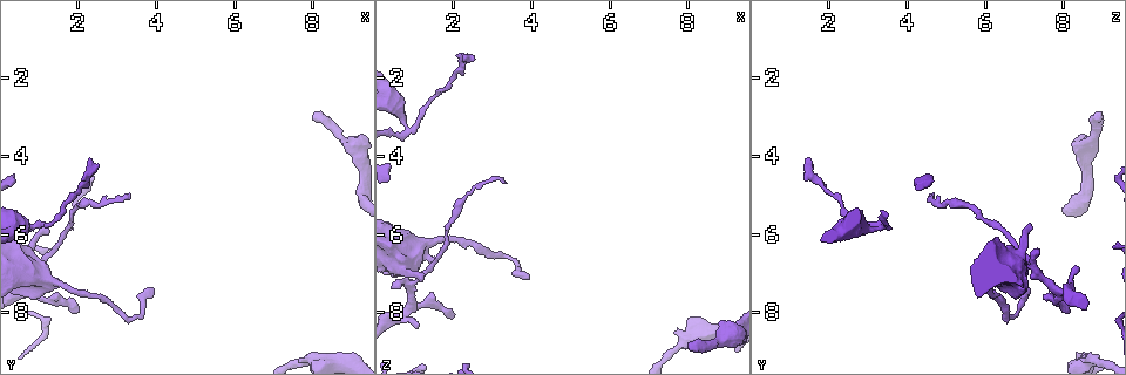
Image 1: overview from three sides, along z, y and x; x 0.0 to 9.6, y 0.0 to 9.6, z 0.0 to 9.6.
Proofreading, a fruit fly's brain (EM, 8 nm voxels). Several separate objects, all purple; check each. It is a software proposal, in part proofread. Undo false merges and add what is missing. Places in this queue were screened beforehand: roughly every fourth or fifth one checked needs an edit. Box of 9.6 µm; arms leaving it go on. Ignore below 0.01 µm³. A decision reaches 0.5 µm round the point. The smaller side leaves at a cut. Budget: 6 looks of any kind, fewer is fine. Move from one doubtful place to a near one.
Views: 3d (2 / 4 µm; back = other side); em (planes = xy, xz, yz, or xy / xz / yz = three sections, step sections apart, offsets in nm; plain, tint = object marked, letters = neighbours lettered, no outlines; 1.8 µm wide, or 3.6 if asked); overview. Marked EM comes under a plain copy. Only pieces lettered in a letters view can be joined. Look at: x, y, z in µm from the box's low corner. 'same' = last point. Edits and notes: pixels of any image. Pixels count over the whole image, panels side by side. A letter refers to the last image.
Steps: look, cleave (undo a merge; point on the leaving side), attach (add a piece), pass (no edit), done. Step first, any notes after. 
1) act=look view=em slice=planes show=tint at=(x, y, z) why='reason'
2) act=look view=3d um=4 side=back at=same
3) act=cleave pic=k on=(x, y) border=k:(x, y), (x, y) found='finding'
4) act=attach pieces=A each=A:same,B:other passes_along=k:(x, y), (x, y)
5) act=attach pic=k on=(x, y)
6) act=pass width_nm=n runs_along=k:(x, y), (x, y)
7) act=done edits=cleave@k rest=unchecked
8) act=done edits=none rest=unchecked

act=look view=em slice=xz step=16 show=tint at=(1.20, 5.75, 7.20) why='branch stops here'

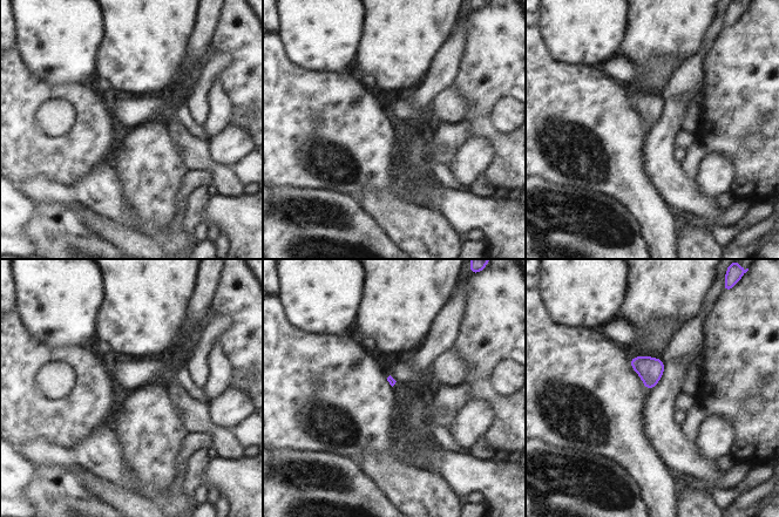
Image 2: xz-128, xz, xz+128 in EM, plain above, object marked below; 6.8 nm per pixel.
act=look view=em slice=planes show=letters at=same why='another direction'

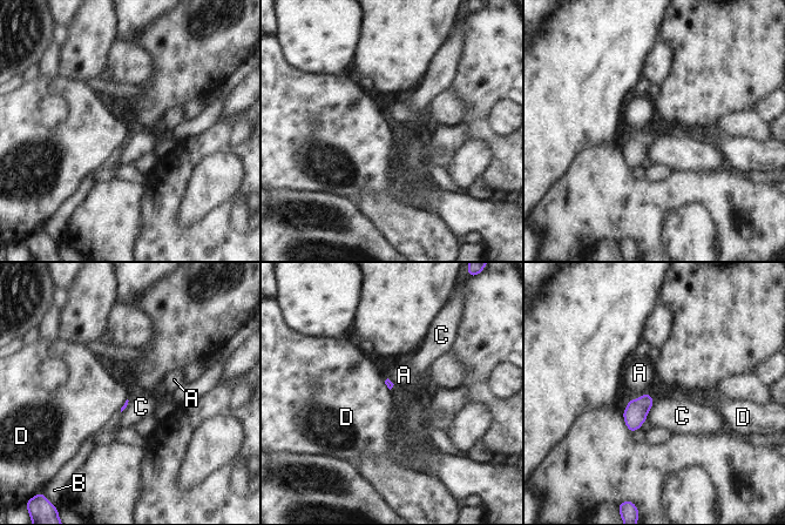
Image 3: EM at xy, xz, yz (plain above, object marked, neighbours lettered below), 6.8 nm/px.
act=attach pieces=A each=A:same,B:other,C:other,D:other passes_along=3:(635, 415), (640, 397), (640, 372) found='it goes on there'

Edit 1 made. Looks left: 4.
act=look view=3d um=2 at=(0.90, 5.85, 3.30) why='small branch off a trunk'

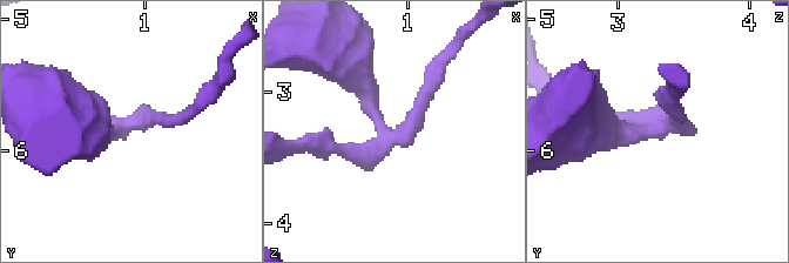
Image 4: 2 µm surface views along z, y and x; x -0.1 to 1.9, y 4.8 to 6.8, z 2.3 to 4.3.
act=look view=em slice=xy step=16 show=tint at=(0.84, 5.82, 3.32) why='need the tissue'

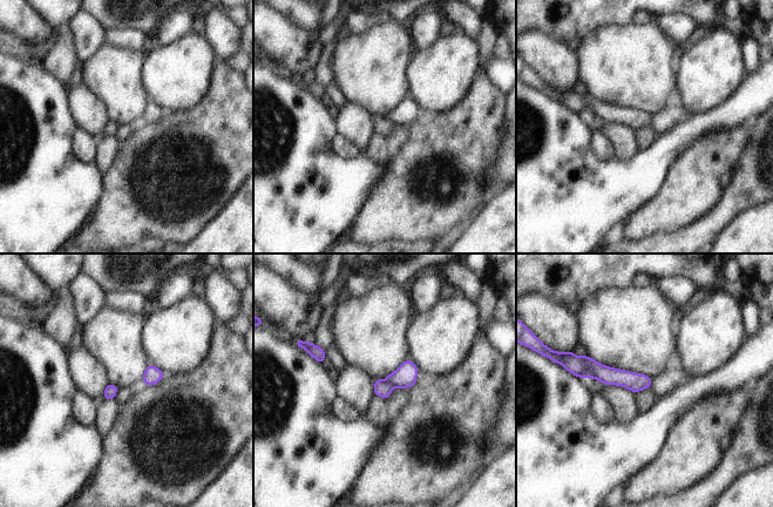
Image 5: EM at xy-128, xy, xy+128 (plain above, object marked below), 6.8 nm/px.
act=look view=em slice=planes show=letters at=same

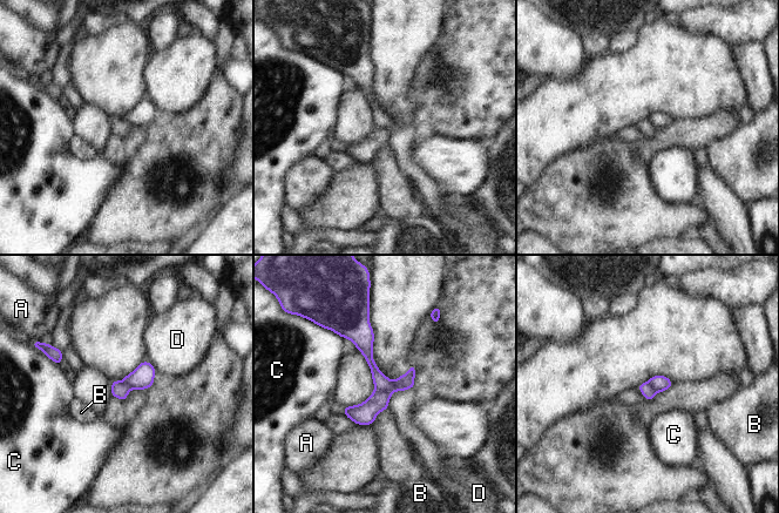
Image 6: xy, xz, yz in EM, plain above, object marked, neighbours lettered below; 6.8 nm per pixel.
act=cleave pic=6 on=(365, 413) each=A:other,B:other,C:other,D:other part_leaving=6:(412, 369), (365, 413), (347, 413) found='two neurons meet here'

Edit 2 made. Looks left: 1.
act=done edits=attach@3,cleave@6 rest=unchecked

